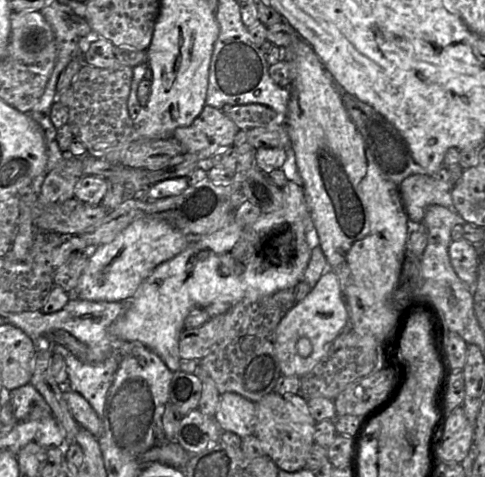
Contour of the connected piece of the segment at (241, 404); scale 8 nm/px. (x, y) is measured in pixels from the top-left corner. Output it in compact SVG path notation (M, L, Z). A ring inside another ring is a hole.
M222 393L219 396L215 419L222 431L231 431L241 438L254 435L255 403L237 393Z

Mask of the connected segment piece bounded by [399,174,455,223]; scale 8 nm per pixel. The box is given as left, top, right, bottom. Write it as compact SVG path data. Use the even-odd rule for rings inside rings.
M426 174L404 179L399 186L403 208L412 223L421 223L428 206L437 204L455 211L450 191L442 190Z

